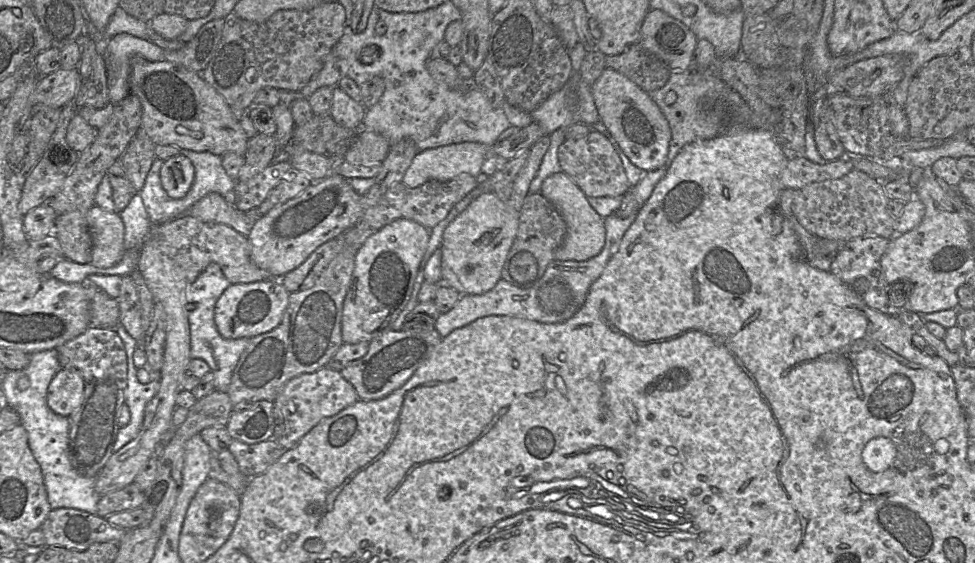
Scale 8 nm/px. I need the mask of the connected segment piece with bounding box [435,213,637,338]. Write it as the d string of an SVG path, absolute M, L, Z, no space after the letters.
M613 213L604 218L605 244L598 255L585 261L554 260L548 265L541 279L531 288L519 288L501 278L486 293L461 295L449 312L439 315L435 329L444 338L452 331L487 316L514 317L540 323L559 323L569 320L584 304L591 285L599 278L611 256L618 250L625 232L635 221L636 216L637 213L632 213L626 218L621 218Z

